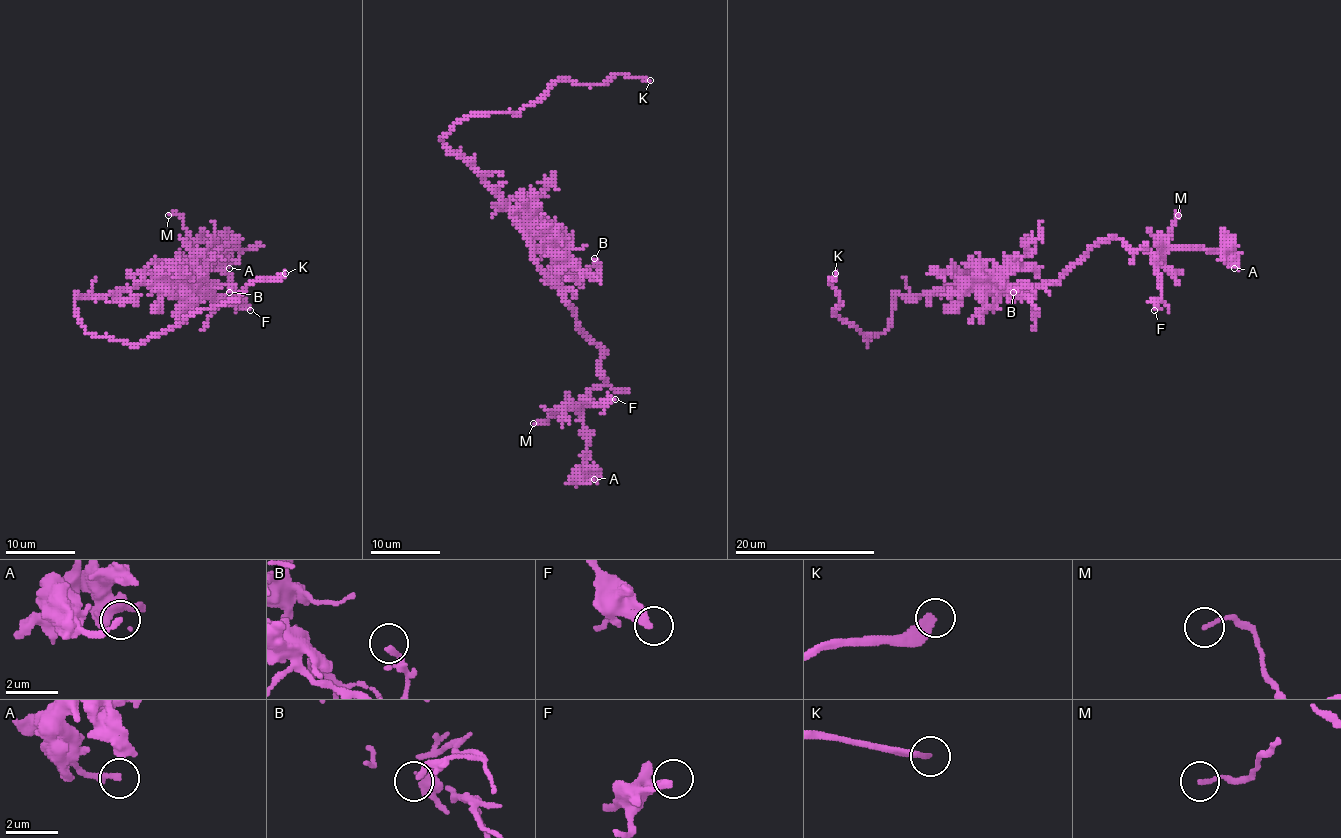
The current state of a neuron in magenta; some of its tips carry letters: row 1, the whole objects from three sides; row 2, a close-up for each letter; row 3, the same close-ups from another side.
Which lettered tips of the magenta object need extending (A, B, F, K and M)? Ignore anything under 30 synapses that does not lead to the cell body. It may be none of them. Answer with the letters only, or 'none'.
K

